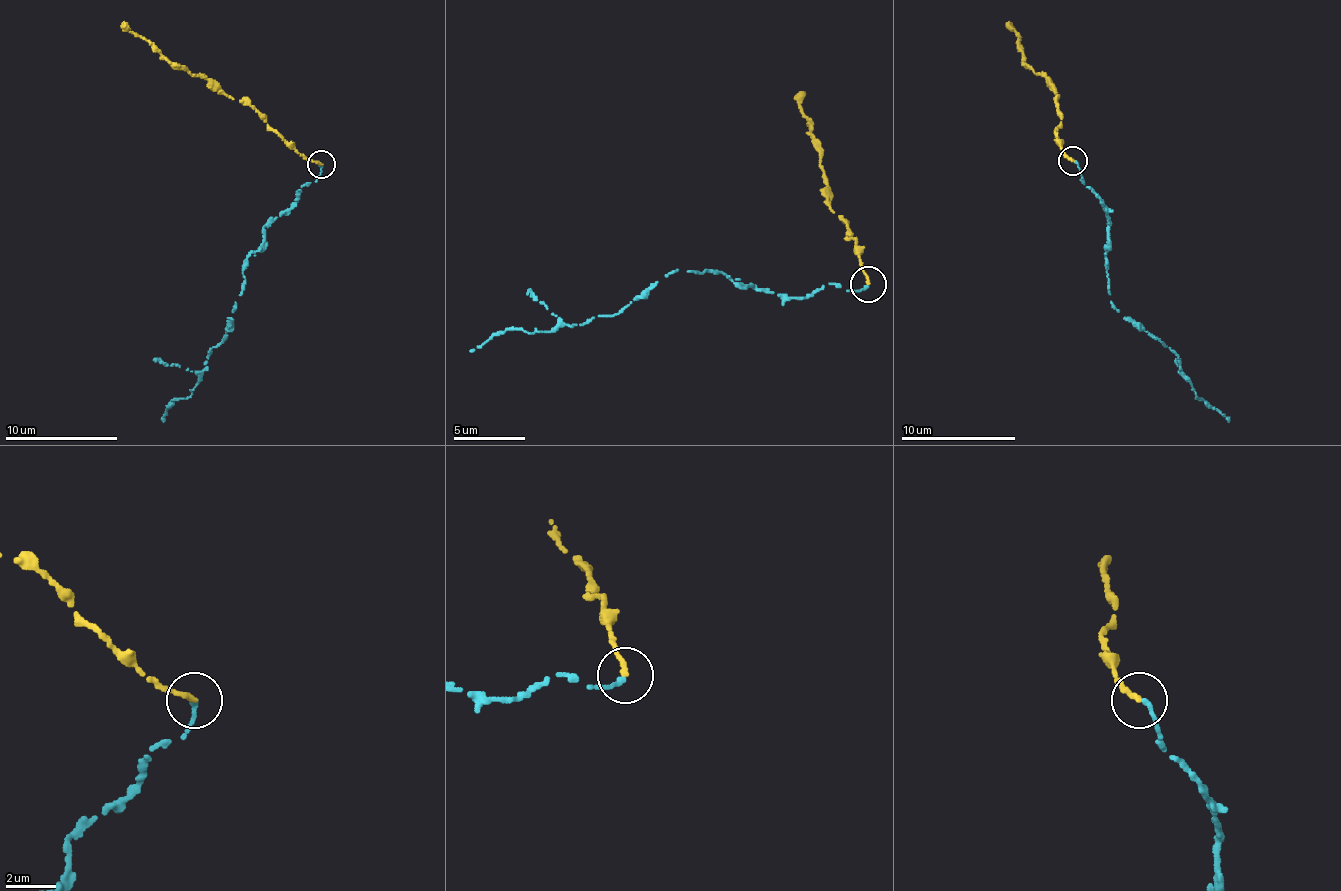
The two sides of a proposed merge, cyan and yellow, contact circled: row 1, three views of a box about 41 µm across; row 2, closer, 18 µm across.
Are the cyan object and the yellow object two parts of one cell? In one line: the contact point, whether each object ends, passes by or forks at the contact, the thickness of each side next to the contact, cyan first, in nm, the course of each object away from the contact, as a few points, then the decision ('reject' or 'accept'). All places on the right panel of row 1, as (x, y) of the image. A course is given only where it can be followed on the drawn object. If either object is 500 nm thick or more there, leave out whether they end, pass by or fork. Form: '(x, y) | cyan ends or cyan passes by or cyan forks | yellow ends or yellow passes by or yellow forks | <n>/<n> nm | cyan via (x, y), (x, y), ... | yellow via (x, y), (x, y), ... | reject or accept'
(1072, 161) | cyan ends | yellow ends | 190/240 nm | cyan via (1075, 161), (1110, 225), (1105, 257), (1112, 306), (1176, 353), (1197, 399), (1230, 419) | yellow via (1072, 161), (1057, 134), (1061, 114), (1053, 89), (1046, 75), (1025, 67), (1017, 33), (1008, 22) | reject

